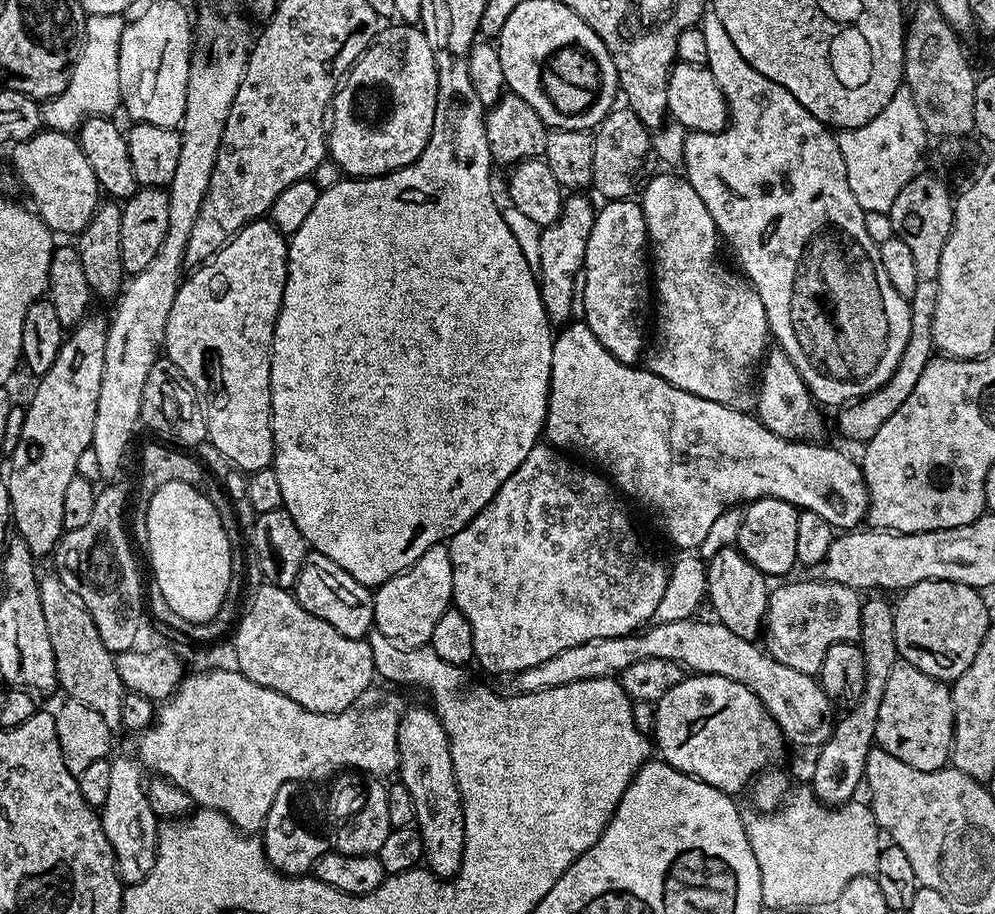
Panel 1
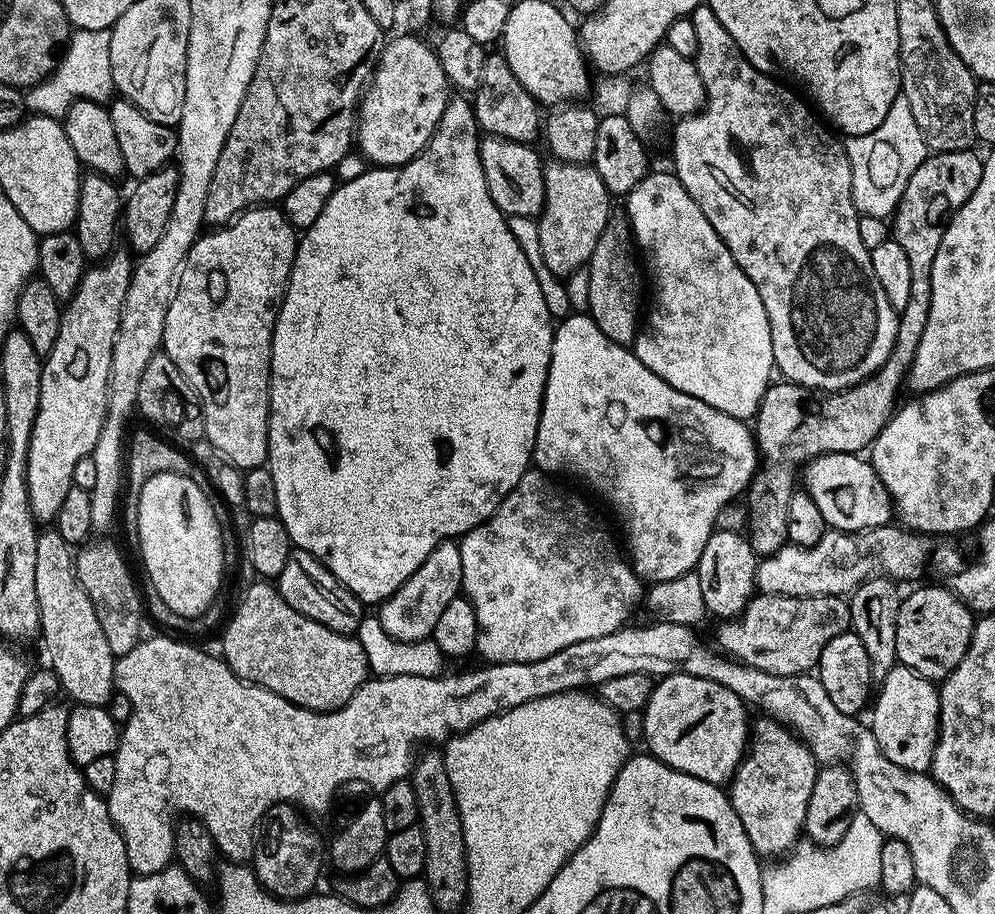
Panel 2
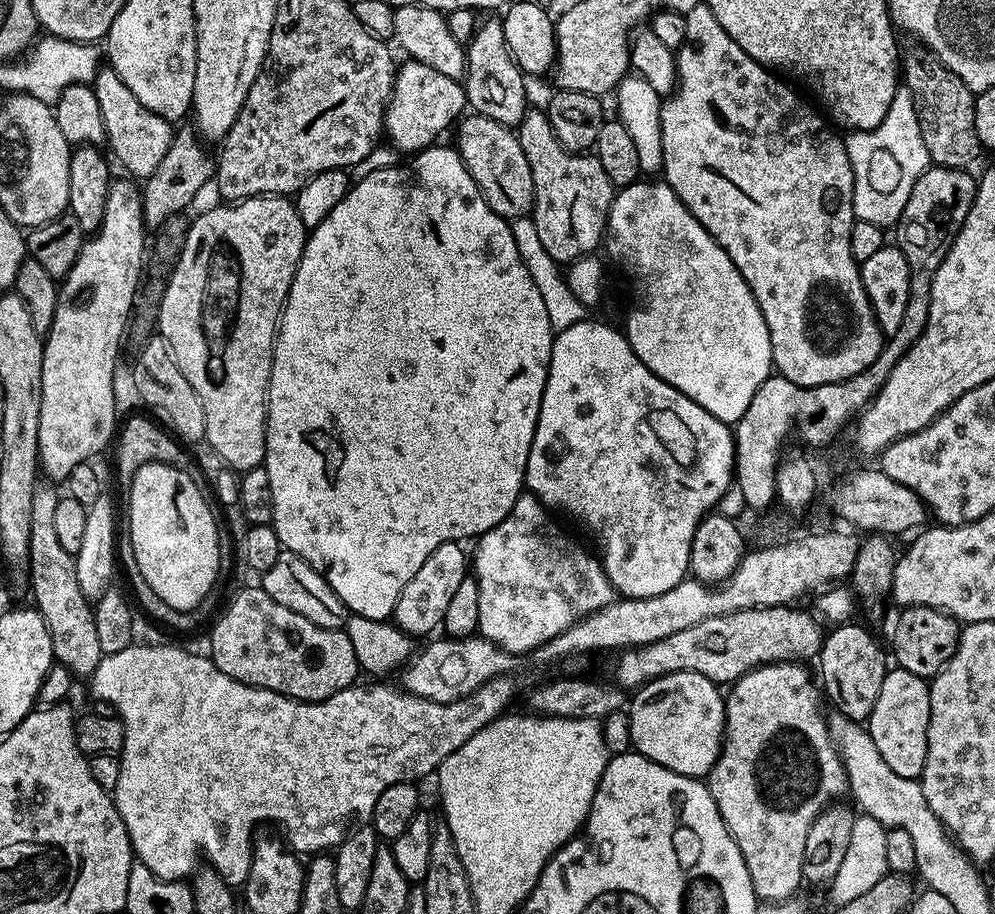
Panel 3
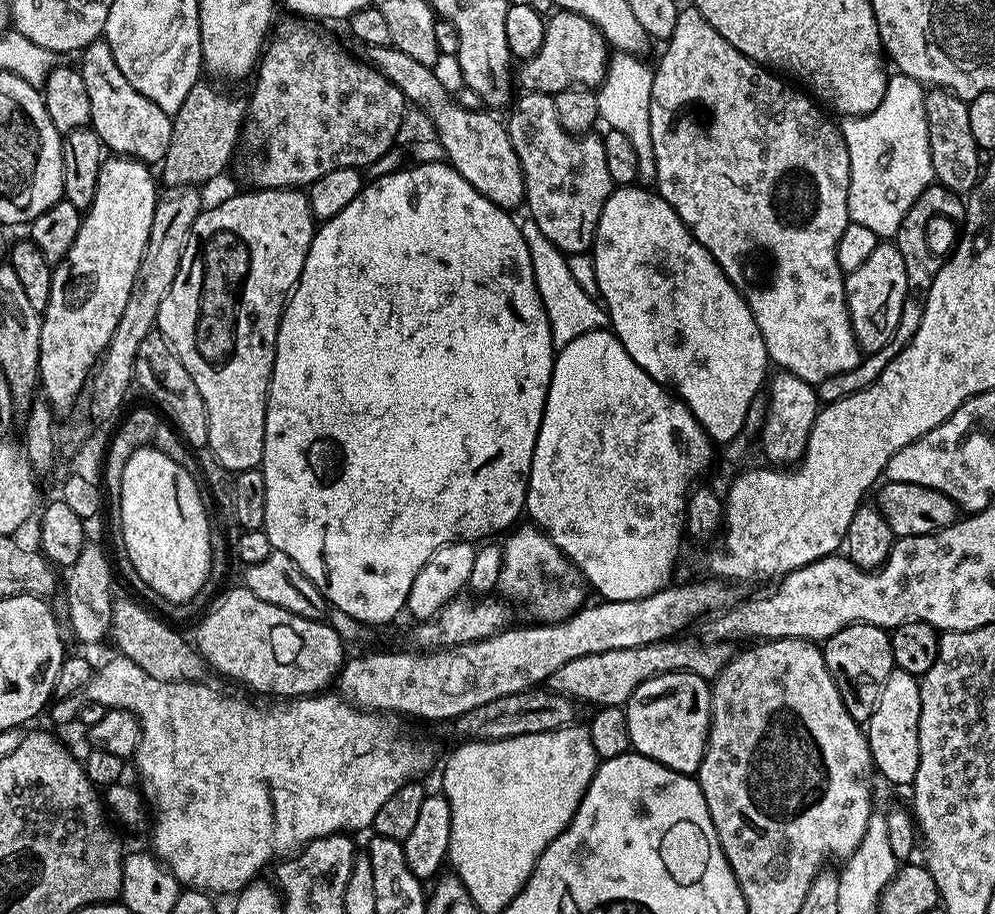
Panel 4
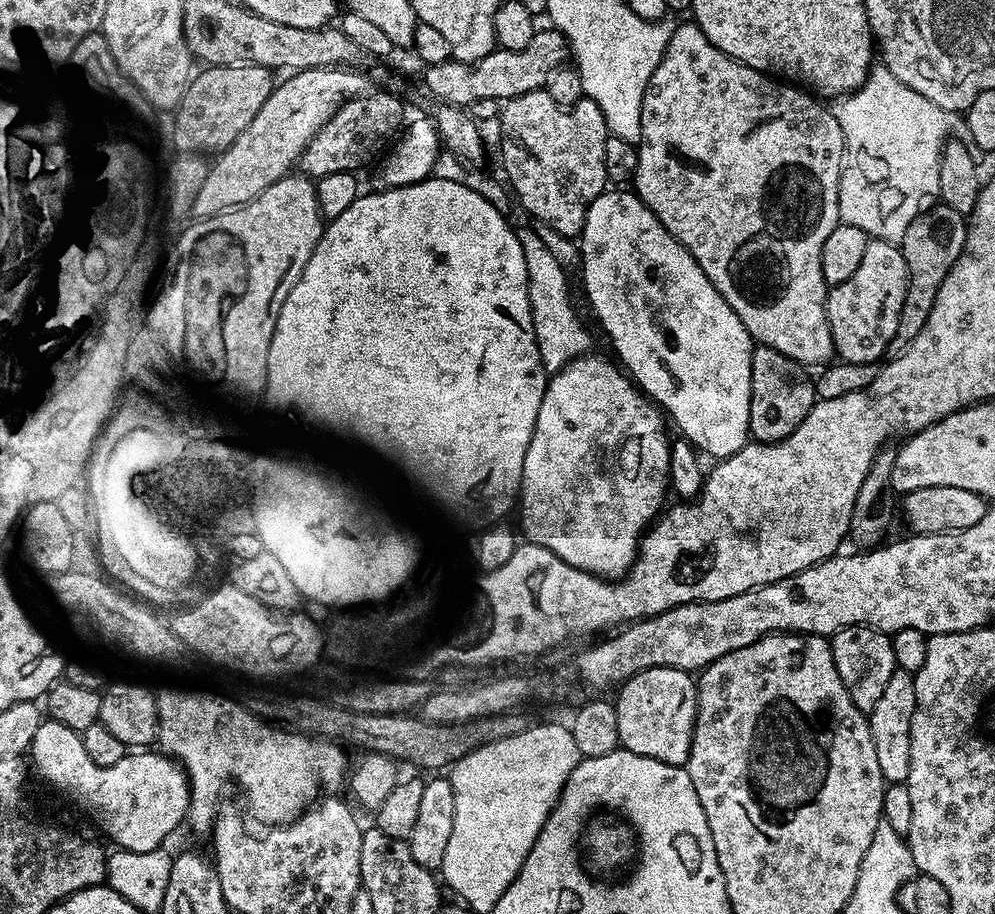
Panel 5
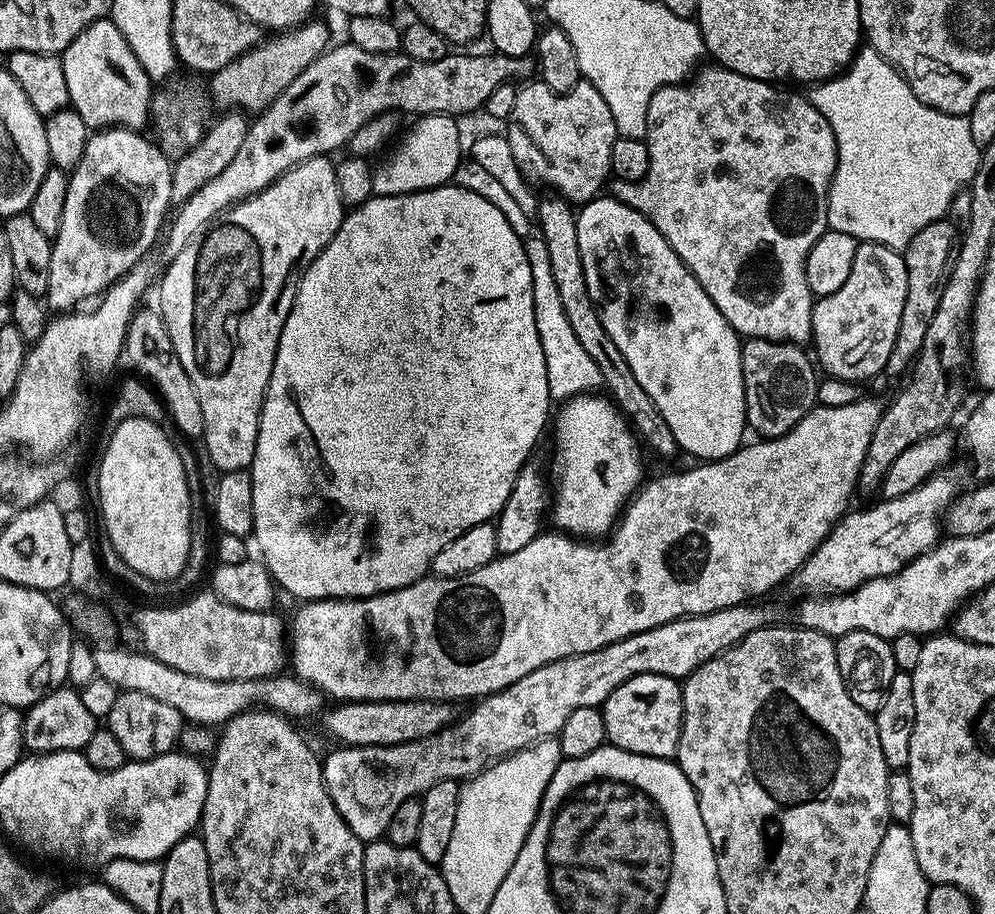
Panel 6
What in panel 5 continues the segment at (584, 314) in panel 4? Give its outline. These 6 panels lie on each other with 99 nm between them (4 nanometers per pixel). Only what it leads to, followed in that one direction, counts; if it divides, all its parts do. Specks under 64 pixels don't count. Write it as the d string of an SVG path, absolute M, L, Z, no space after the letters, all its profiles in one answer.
M516 228L516 237L526 258L530 310L534 318L534 332L538 350L544 363L544 371L549 374L560 372L571 360L589 355L593 351L592 336L584 329L576 308L572 305L572 292L568 289L568 276L560 265L552 248L532 228Z

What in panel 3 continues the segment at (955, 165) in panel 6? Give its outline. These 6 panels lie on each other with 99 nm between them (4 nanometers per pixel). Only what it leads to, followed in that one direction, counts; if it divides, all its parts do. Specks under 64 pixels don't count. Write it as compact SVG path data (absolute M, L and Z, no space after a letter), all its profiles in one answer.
M906 86L897 87L894 102L890 102L890 110L886 110L886 118L882 118L880 125L869 132L849 131L844 145L854 174L852 211L855 219L881 226L895 225L910 198L910 190L914 190L914 182L918 182L920 175L930 166L926 142L922 142L922 130L918 126L918 114L914 110L910 90Z

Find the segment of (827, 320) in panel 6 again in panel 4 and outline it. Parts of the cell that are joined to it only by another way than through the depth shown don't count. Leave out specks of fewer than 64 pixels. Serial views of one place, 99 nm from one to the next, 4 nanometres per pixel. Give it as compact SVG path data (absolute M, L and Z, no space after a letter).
M877 243L874 254L866 258L866 263L858 266L858 270L845 275L844 293L852 329L861 349L865 353L882 350L882 346L892 340L894 330L898 326L898 318L902 314L904 300L908 297L906 262L902 262L902 254L895 243Z

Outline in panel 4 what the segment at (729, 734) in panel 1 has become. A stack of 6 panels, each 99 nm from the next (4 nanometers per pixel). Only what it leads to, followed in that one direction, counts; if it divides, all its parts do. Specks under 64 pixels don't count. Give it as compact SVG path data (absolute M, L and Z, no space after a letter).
M671 672L650 678L634 690L626 705L629 742L635 751L675 772L696 774L708 744L708 727L712 724L712 689L709 681L693 672Z

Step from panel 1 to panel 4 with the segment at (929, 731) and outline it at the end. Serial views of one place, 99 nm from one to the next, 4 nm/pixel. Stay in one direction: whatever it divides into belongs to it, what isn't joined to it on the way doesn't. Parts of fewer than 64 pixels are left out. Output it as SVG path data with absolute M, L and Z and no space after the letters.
M894 670L878 698L874 714L866 722L872 767L892 784L911 785L918 774L918 718L922 714L920 682L908 672Z

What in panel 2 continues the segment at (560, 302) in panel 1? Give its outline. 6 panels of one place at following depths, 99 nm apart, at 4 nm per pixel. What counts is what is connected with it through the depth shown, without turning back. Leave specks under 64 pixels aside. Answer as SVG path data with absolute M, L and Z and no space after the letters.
M552 158L544 165L544 211L538 217L538 242L542 242L542 258L558 278L585 267L598 246L602 230L613 215L613 197L588 164L570 164Z

